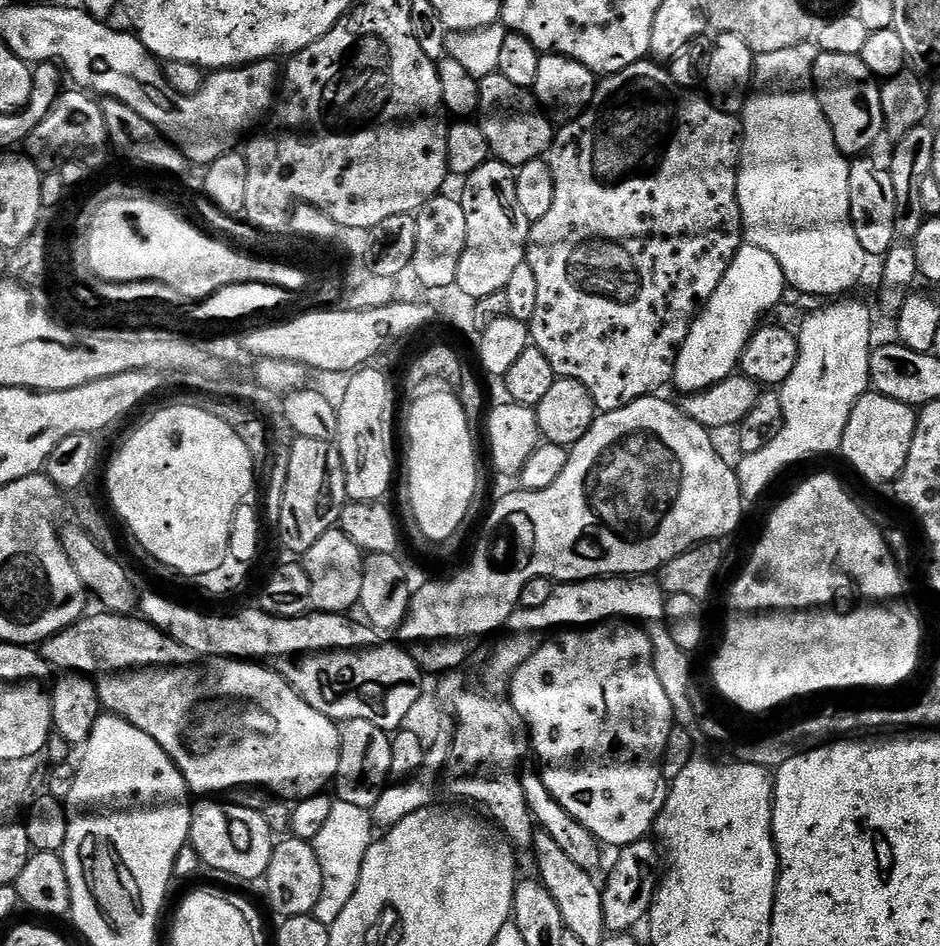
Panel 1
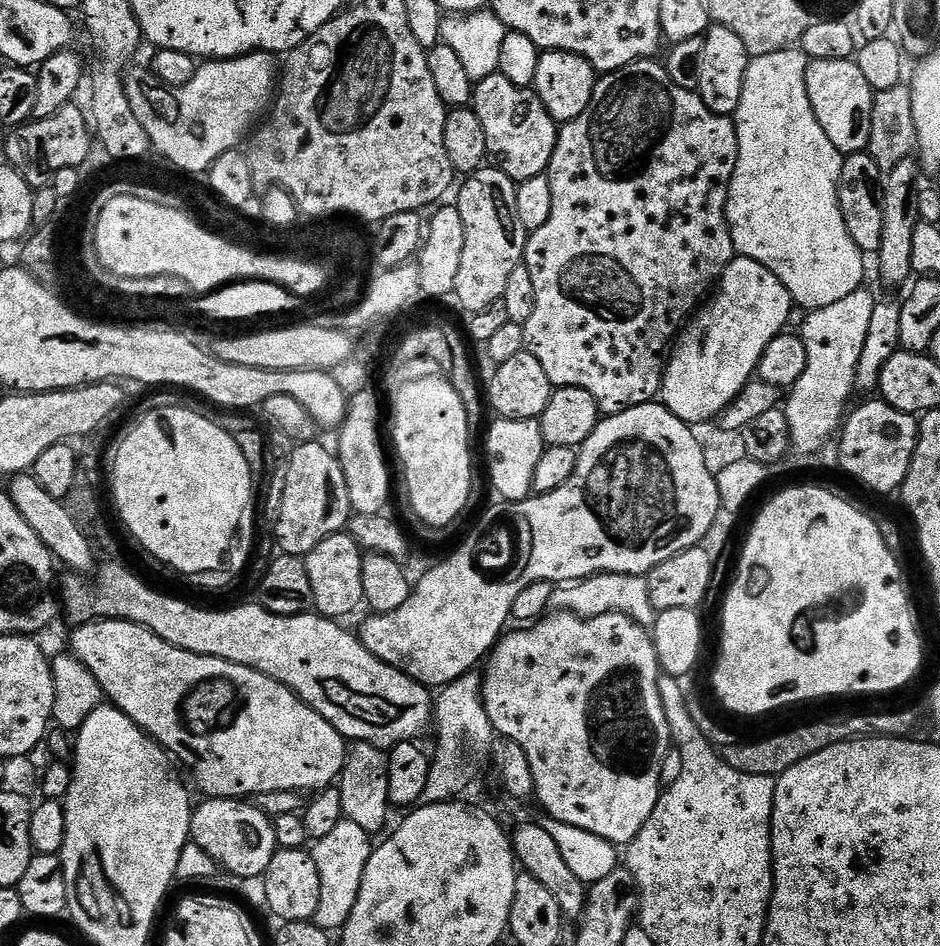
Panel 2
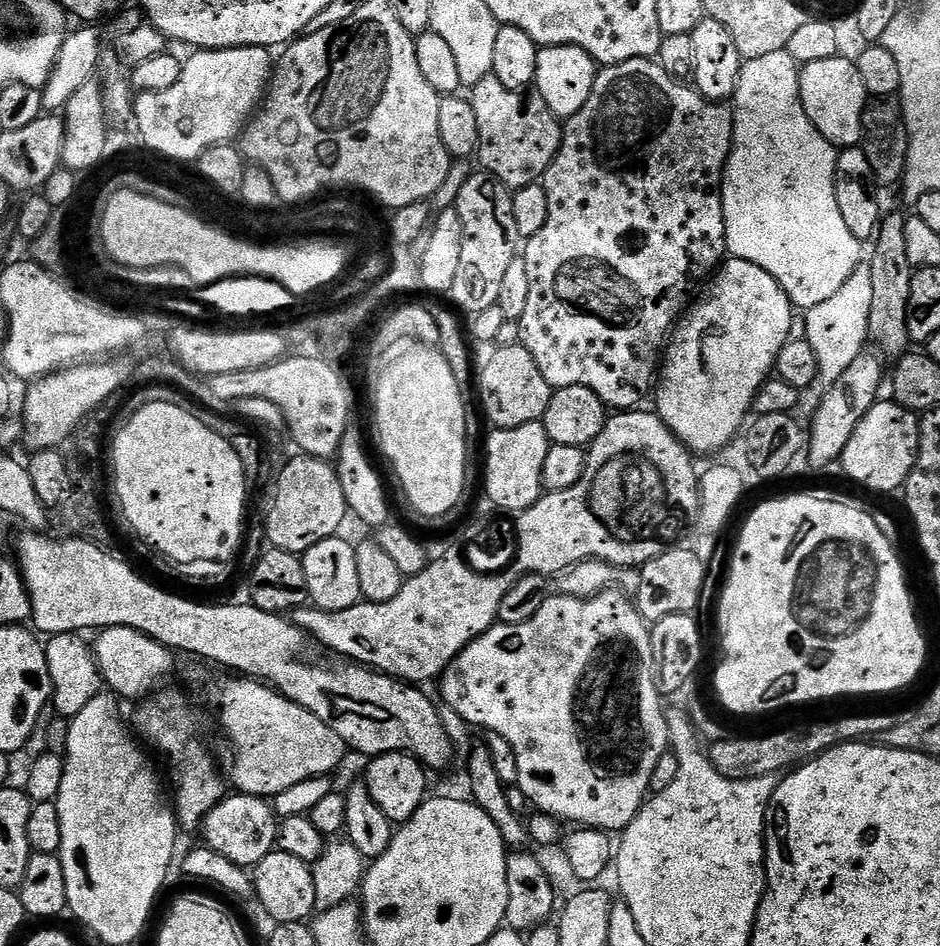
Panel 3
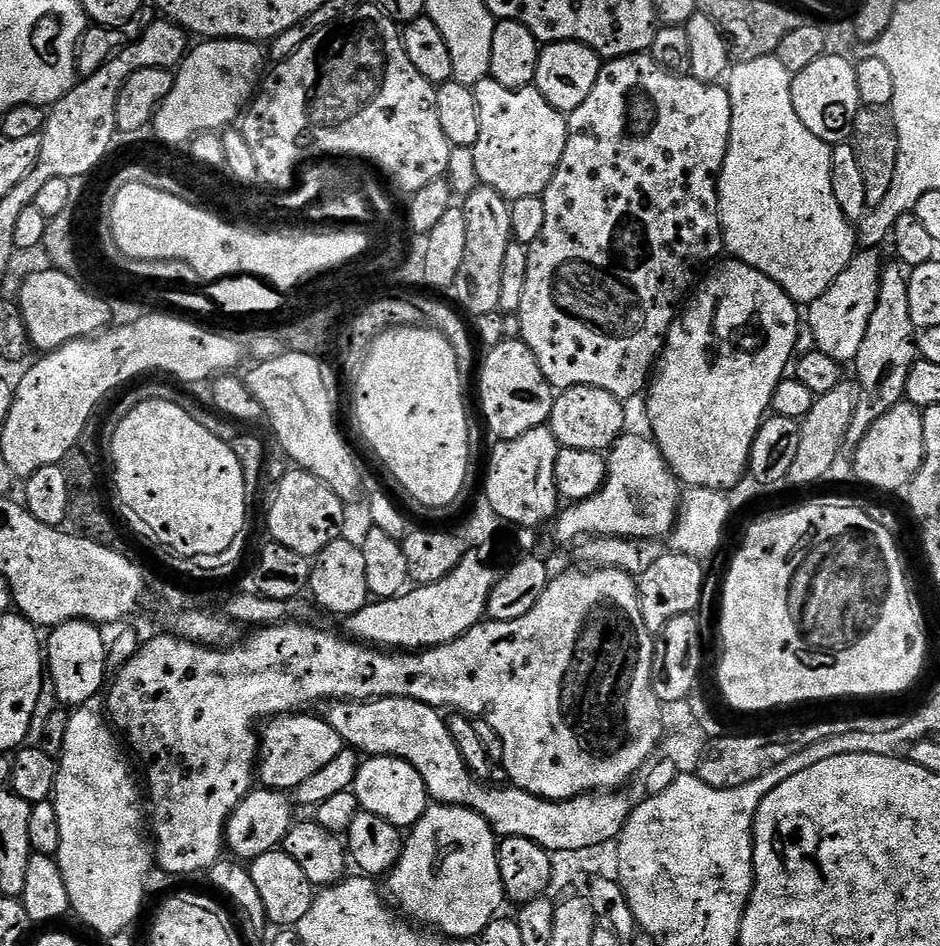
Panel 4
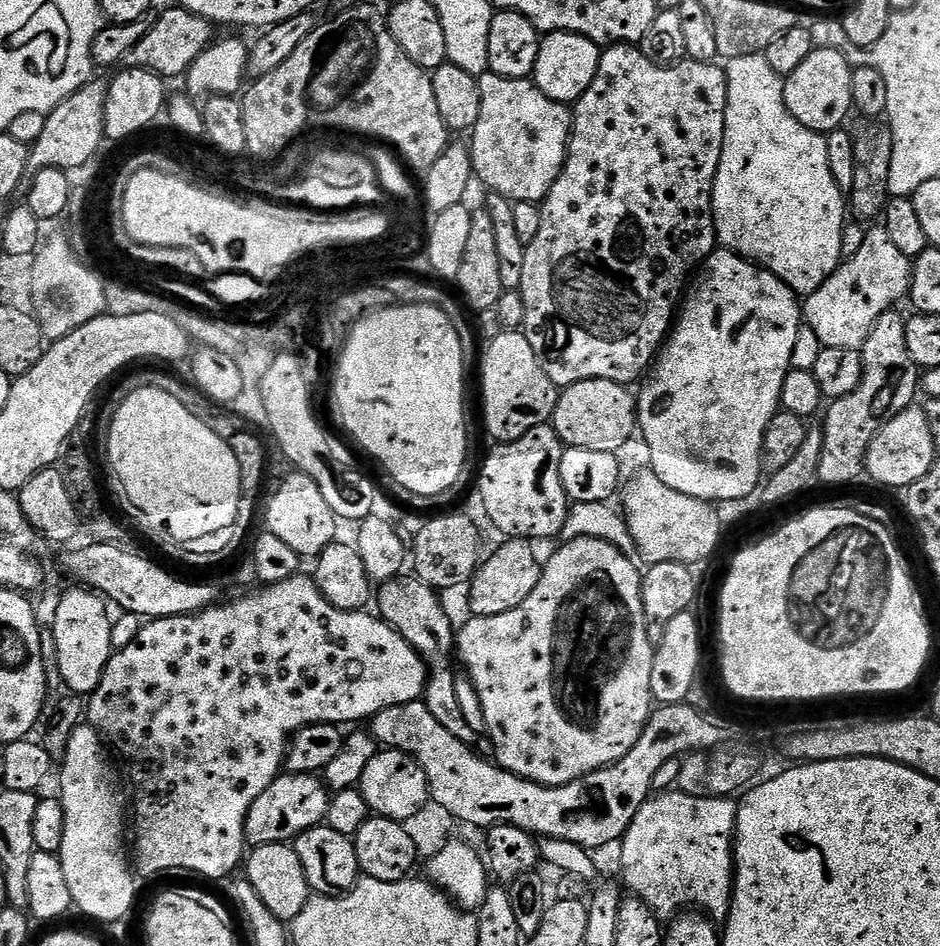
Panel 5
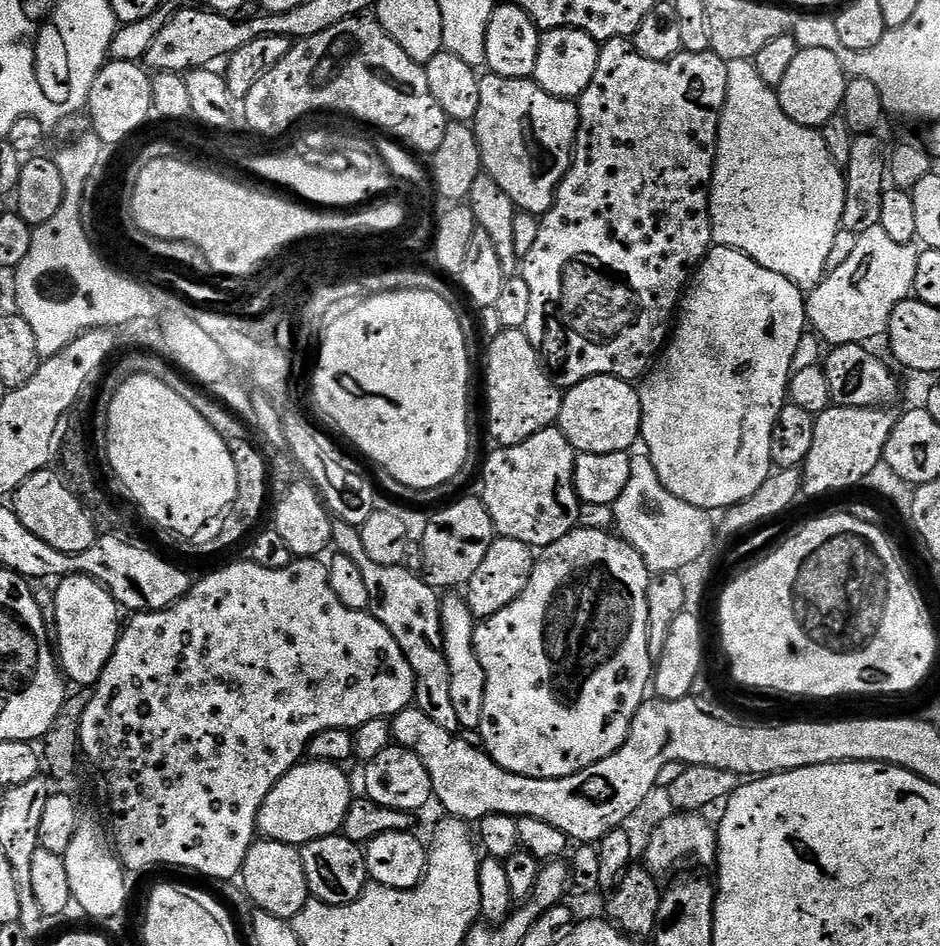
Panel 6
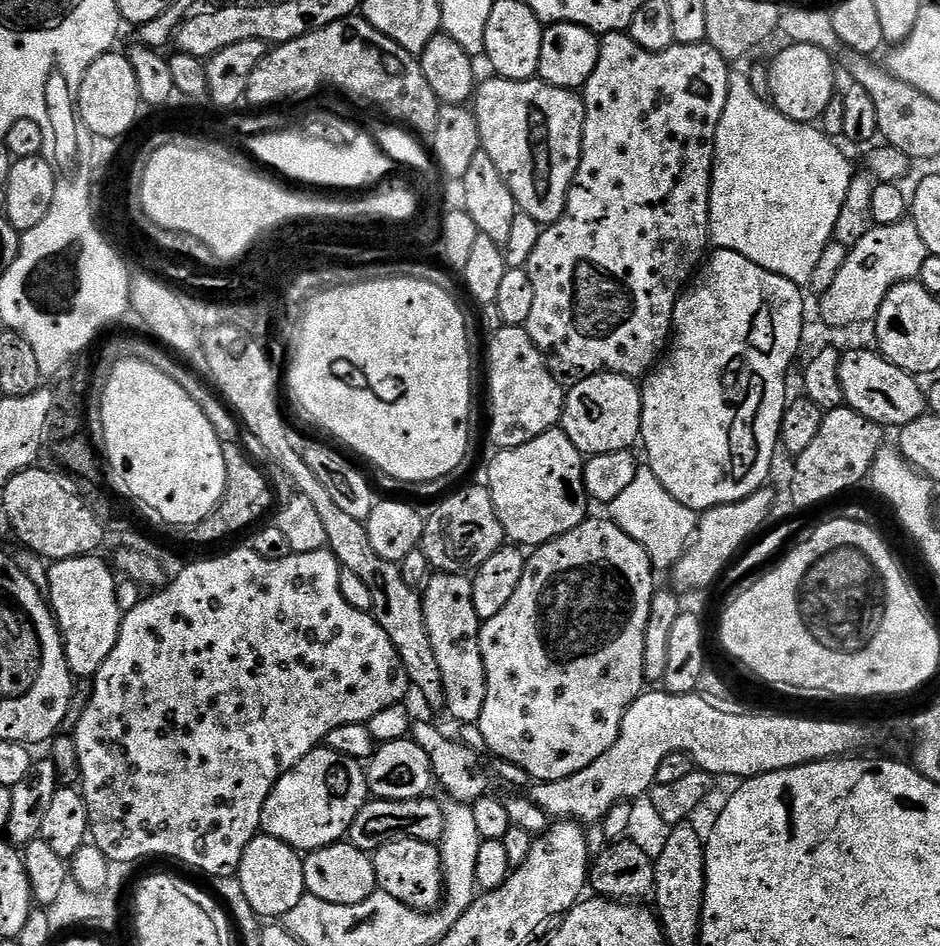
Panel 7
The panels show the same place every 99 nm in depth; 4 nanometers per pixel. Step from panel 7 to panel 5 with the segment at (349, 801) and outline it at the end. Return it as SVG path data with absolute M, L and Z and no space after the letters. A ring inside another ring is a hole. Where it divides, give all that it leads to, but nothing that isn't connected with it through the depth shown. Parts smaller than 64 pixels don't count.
M294 772L277 776L275 782L262 794L258 794L258 802L250 806L250 814L246 814L244 823L244 839L249 845L257 844L282 844L295 841L300 833L323 825L328 815L328 801L330 799L329 789L319 775L307 772Z

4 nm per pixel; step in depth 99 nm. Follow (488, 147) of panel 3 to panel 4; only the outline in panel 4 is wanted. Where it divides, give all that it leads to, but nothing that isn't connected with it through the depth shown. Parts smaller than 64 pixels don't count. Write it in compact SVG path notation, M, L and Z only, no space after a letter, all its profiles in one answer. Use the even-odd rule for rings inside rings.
M494 79L480 80L474 86L476 101L478 102L478 122L482 127L478 130L478 142L470 149L472 168L481 185L498 190L505 200L511 202L518 198L543 196L550 178L558 170L558 162L562 162L562 154L566 150L568 137L568 117L560 112L535 86L526 88L507 88L502 82Z

